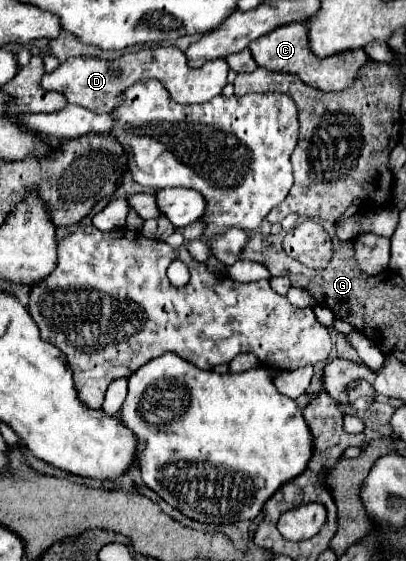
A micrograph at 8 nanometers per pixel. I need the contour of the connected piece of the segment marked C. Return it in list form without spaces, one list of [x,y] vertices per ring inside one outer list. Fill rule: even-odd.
[[[292,23],[284,25],[280,29],[274,29],[272,33],[256,39],[250,45],[252,57],[258,63],[258,67],[264,67],[268,71],[286,71],[286,73],[298,73],[304,83],[320,89],[320,91],[344,91],[356,81],[360,69],[368,63],[368,55],[364,49],[356,49],[354,53],[338,53],[336,57],[320,59],[312,53],[308,43],[308,27],[306,23]]]

